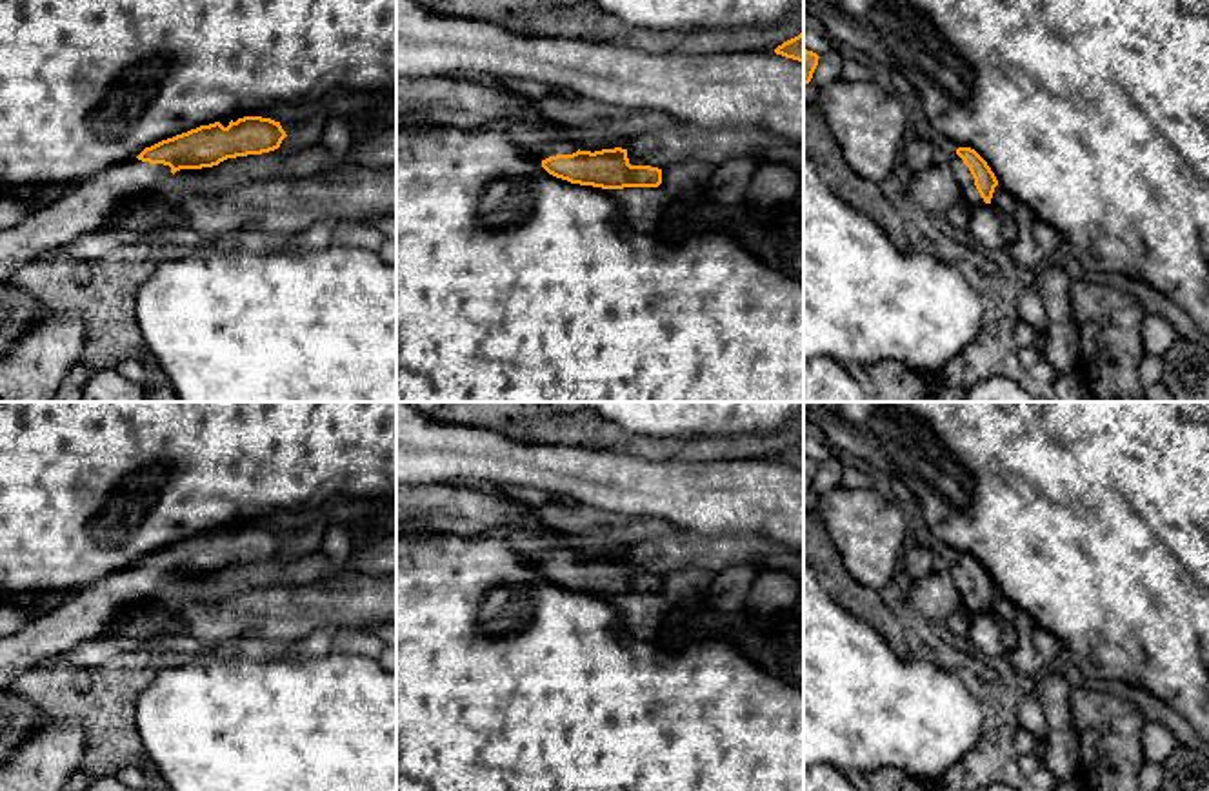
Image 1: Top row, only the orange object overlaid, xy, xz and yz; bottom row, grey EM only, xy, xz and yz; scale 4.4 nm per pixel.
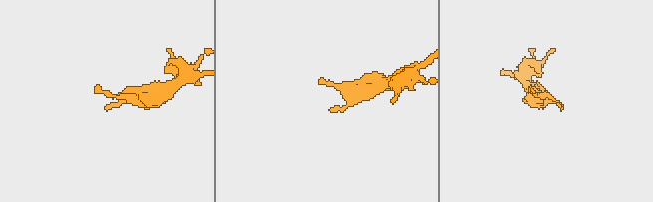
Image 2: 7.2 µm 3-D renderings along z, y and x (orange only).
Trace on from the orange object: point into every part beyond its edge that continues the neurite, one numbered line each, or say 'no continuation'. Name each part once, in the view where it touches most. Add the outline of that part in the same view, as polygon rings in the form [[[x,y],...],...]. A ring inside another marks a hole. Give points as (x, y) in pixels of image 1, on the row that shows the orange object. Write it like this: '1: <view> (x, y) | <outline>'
1: yz (962, 173) | [[[954,155],[951,158],[951,167],[953,167],[953,173],[956,176],[956,182],[960,184],[960,187],[964,191],[967,205],[976,207],[980,204],[985,204],[984,198],[980,196],[976,185],[974,185],[974,178],[971,175],[969,167],[964,164],[964,160],[958,155]]]

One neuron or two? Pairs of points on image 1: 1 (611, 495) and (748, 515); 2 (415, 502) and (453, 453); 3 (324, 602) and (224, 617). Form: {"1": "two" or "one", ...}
{"1": "one", "2": "two", "3": "one"}

